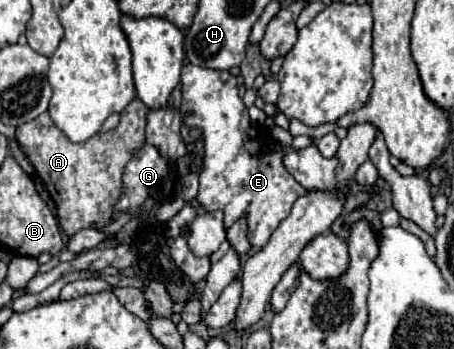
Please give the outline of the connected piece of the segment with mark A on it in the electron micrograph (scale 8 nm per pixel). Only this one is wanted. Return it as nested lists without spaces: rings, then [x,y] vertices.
[[[134,98],[122,112],[120,124],[114,130],[98,132],[86,142],[74,144],[70,142],[50,120],[48,112],[38,116],[32,122],[20,124],[16,128],[16,138],[24,154],[28,156],[32,166],[36,168],[44,188],[56,204],[56,214],[66,236],[76,234],[90,224],[98,228],[110,224],[110,214],[114,202],[120,198],[122,170],[132,156],[134,148],[144,144],[144,128],[146,128],[146,112],[148,108],[140,98]]]

